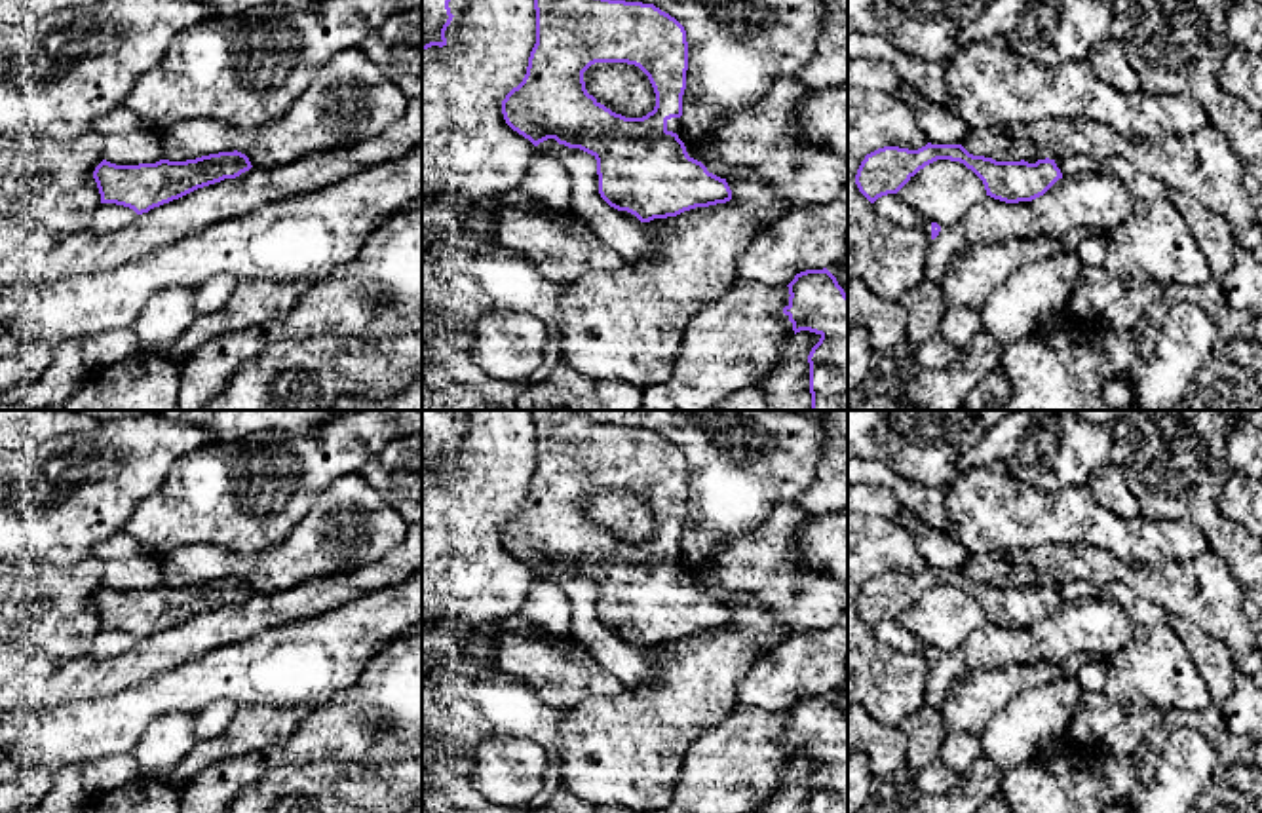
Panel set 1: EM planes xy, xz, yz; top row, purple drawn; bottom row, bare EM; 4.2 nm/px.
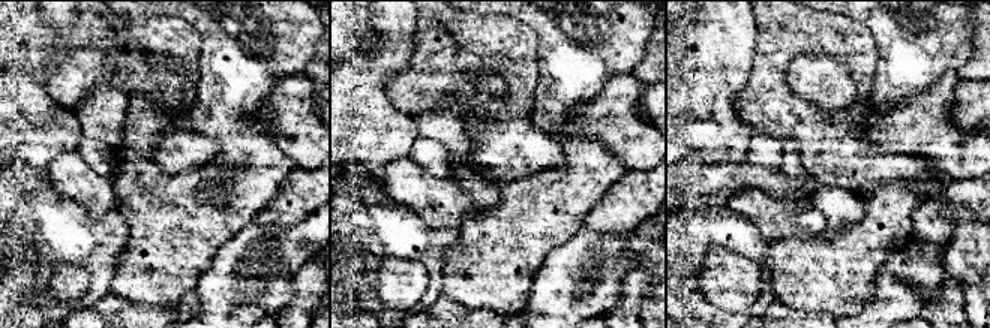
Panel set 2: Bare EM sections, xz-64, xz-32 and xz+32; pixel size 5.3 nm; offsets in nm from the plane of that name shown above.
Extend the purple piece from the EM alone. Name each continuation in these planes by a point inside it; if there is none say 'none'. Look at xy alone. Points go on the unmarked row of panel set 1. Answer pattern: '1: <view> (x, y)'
none

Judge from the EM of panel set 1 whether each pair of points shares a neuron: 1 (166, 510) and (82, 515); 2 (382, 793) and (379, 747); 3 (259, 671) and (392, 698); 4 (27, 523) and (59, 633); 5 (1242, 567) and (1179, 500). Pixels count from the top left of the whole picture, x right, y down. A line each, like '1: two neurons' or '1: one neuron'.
1: two neurons
2: two neurons
3: two neurons
4: two neurons
5: one neuron

